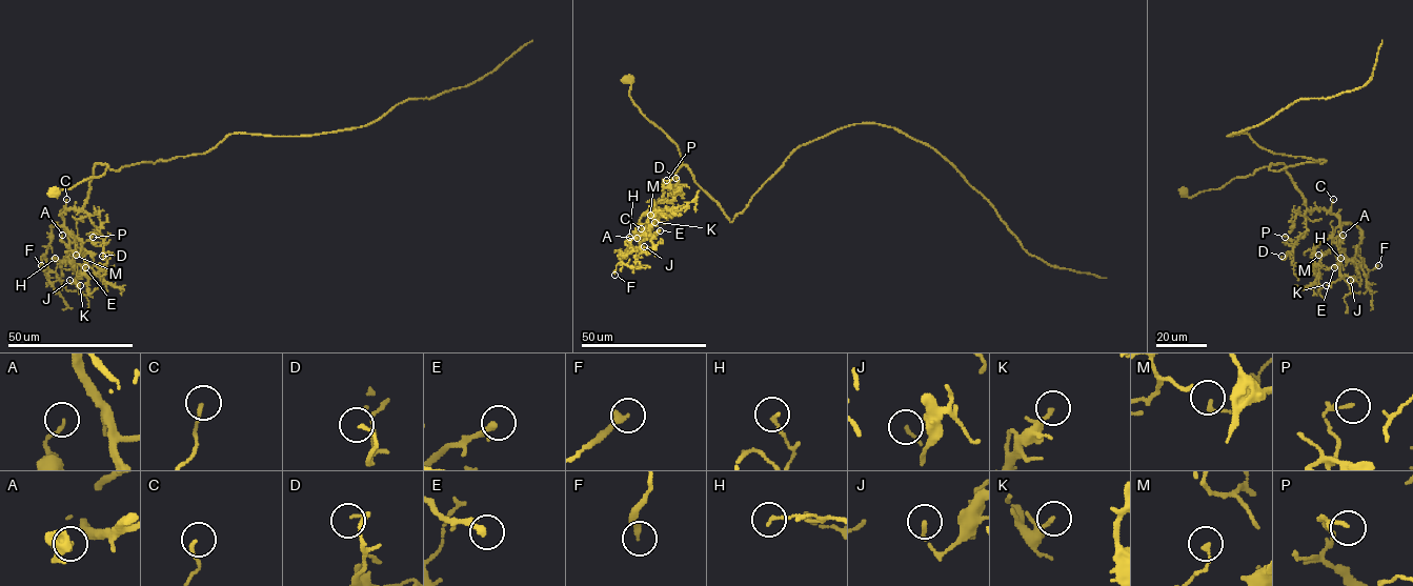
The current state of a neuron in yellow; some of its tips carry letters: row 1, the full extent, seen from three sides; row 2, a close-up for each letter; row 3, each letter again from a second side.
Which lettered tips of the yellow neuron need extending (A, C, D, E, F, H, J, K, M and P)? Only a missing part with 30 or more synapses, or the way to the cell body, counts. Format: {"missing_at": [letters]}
{"missing_at": ["E"]}

